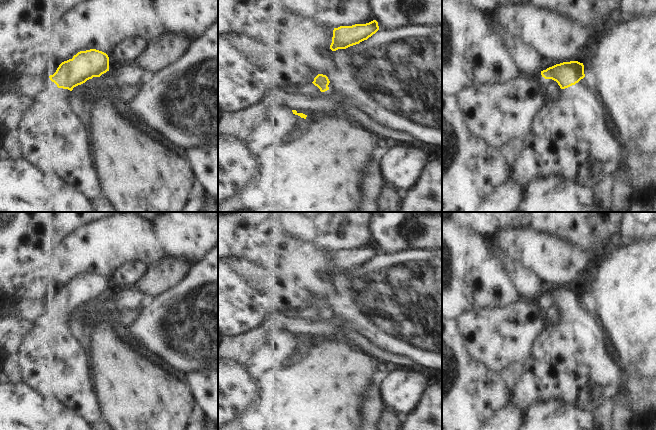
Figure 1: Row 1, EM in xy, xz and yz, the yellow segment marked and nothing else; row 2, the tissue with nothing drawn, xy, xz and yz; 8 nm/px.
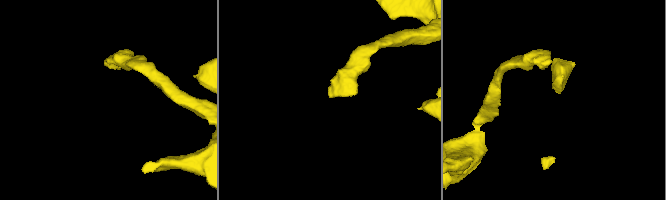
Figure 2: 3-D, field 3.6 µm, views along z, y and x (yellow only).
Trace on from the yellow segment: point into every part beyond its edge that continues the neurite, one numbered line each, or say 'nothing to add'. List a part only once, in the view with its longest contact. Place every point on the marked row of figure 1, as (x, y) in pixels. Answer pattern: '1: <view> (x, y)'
1: yz (571, 135)

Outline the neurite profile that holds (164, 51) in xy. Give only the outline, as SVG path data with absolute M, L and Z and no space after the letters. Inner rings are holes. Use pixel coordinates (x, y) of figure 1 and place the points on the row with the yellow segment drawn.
M186 34L167 35L155 38L137 62L149 74L156 74L181 59L190 49L193 39Z

